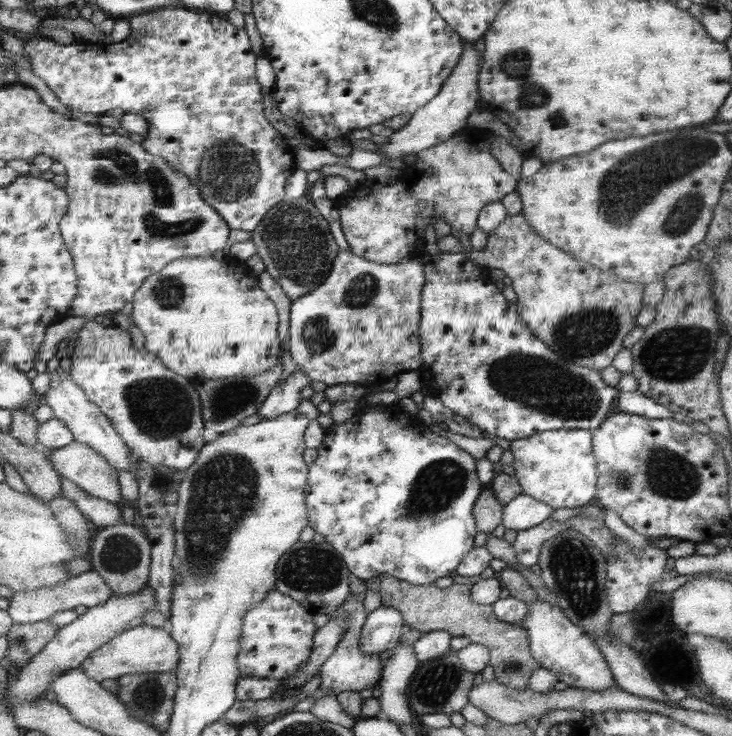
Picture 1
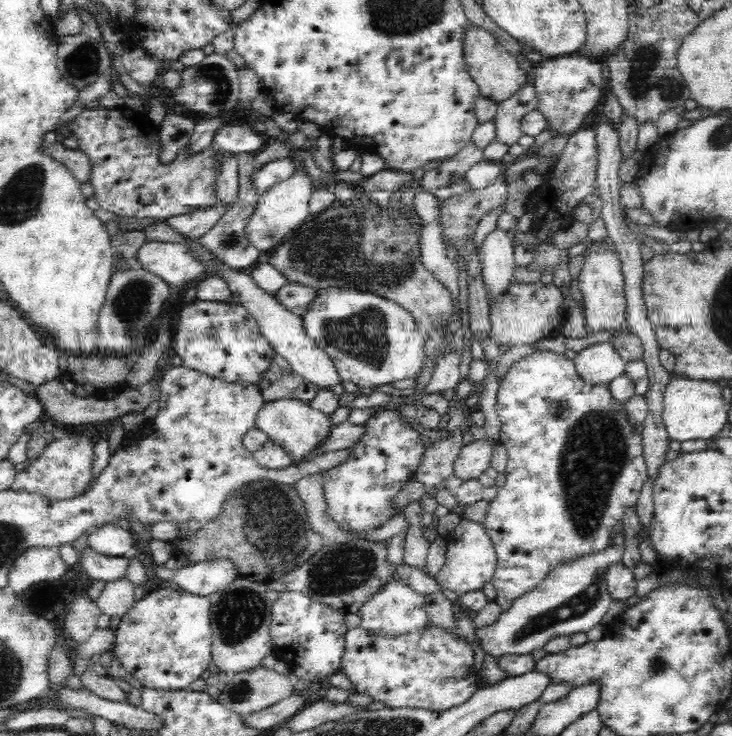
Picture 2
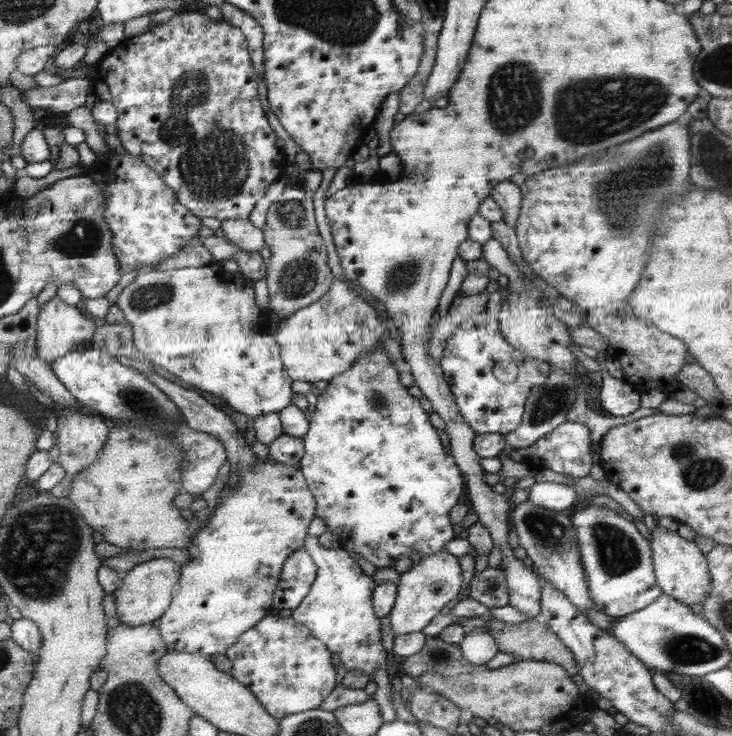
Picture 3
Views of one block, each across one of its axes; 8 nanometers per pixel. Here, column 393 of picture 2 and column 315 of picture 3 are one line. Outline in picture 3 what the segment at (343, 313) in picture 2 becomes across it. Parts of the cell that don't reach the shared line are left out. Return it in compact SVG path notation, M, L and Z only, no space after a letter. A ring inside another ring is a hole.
M335 279L326 295L315 303L278 320L276 341L280 345L285 372L292 381L327 382L345 372L361 354L382 346L387 326L383 326L373 306L349 288L347 279Z

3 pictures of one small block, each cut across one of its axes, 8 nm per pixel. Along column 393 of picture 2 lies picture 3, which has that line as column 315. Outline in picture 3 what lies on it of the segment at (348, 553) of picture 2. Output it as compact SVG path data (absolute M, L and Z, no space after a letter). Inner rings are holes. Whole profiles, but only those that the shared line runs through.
M301 547L283 562L281 571L271 596L271 610L287 608L292 611L309 592L316 578L316 567L304 547Z

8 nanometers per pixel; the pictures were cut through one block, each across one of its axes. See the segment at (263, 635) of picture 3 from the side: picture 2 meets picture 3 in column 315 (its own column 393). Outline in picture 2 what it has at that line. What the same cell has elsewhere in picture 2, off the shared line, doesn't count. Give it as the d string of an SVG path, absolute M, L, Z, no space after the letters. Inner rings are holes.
M361 627L348 628L340 670L356 685L358 694L368 694L390 708L446 711L466 702L478 688L472 650L450 632L452 630L422 628L388 638Z

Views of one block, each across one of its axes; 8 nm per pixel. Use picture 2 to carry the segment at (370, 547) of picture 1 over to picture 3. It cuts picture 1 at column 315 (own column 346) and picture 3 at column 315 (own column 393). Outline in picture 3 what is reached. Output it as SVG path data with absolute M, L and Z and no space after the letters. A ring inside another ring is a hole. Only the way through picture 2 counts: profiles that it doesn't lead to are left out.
M375 346L375 350L361 354L345 372L327 380L327 387L319 392L316 399L315 410L309 419L307 432L300 438L304 453L297 463L297 468L303 473L309 492L315 498L315 516L325 524L326 532L337 537L339 546L344 552L360 556L375 569L394 568L397 558L409 557L413 552L416 552L421 559L444 552L443 546L457 537L457 531L453 529L448 515L449 511L458 504L458 500L461 500L461 496L465 496L464 473L461 472L456 460L449 455L449 448L445 448L445 440L441 440L441 431L438 432L437 428L433 428L433 424L429 422L429 412L425 412L425 404L421 404L421 400L413 396L413 392L409 392L409 387L401 385L401 372L391 364L384 348Z

